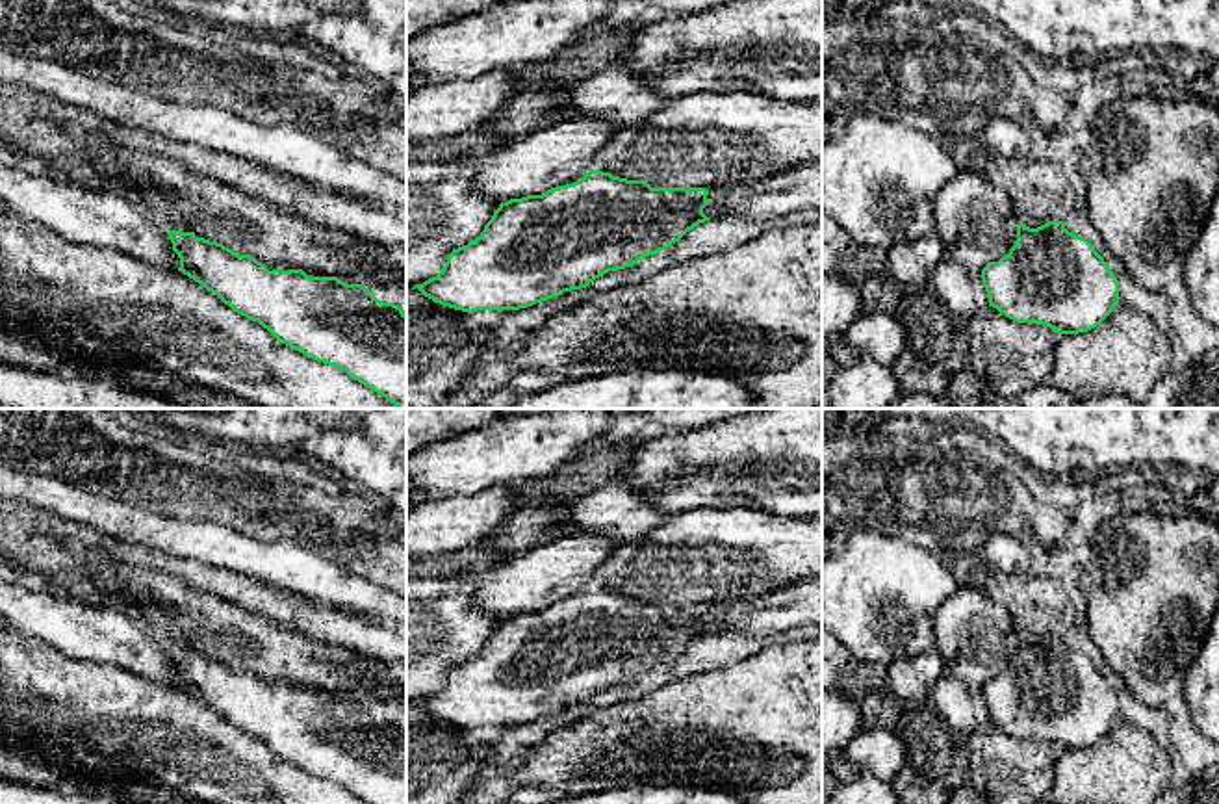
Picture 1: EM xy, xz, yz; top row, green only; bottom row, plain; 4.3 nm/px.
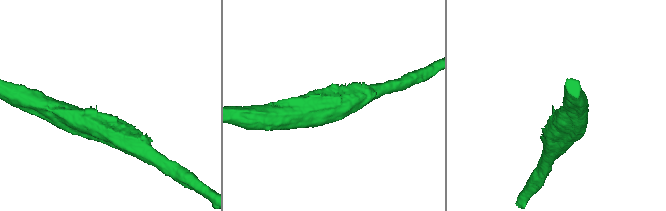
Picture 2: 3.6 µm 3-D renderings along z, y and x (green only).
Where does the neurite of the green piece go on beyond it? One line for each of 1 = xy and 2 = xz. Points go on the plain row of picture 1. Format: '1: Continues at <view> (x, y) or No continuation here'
1: No continuation here
2: No continuation here

